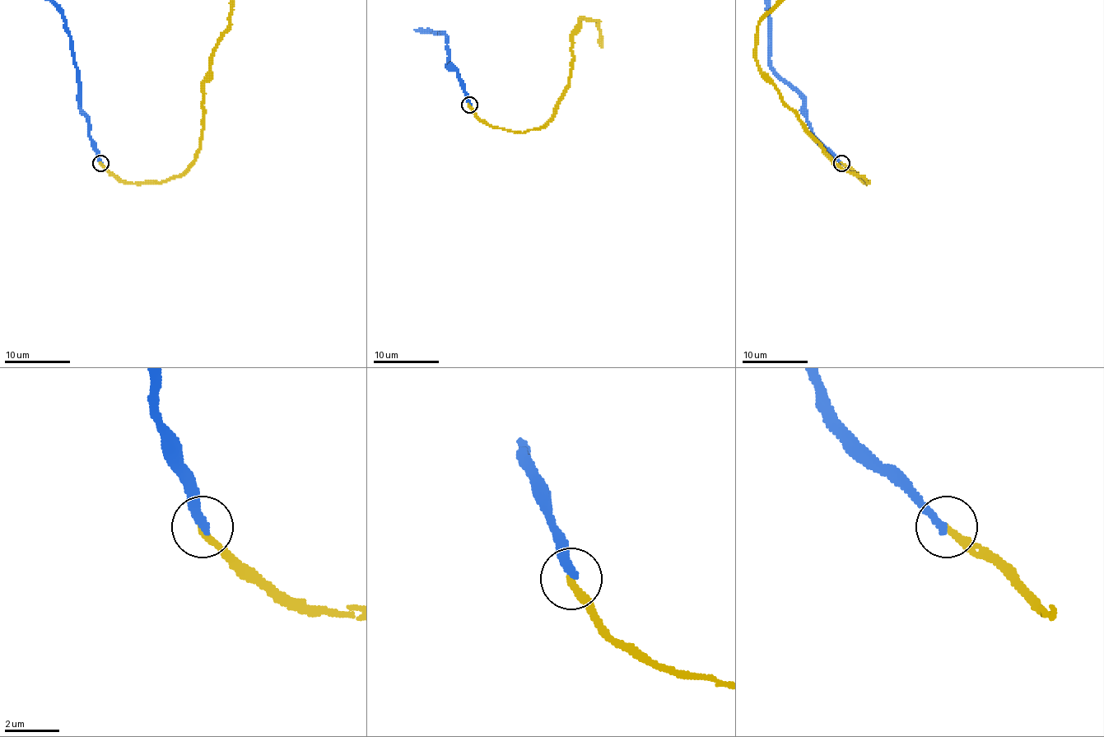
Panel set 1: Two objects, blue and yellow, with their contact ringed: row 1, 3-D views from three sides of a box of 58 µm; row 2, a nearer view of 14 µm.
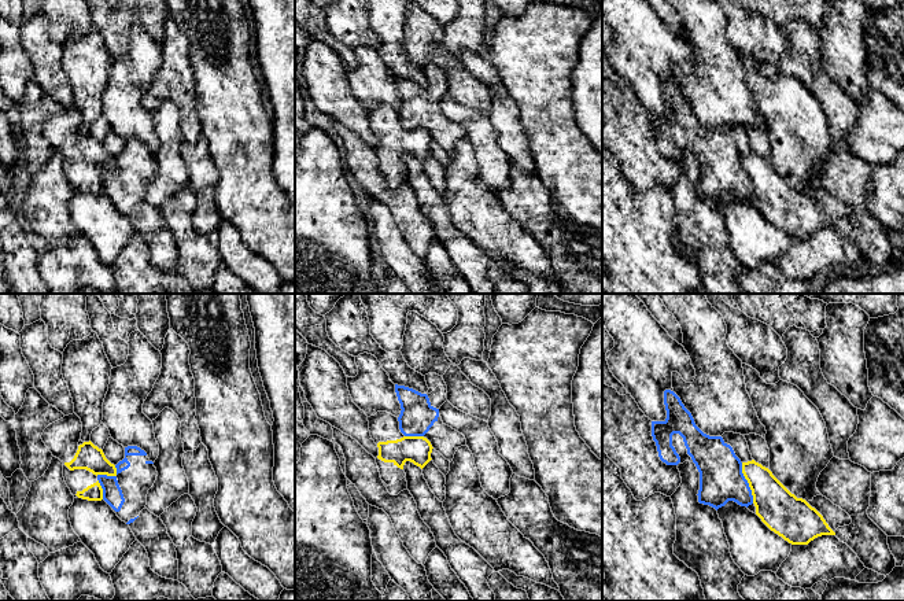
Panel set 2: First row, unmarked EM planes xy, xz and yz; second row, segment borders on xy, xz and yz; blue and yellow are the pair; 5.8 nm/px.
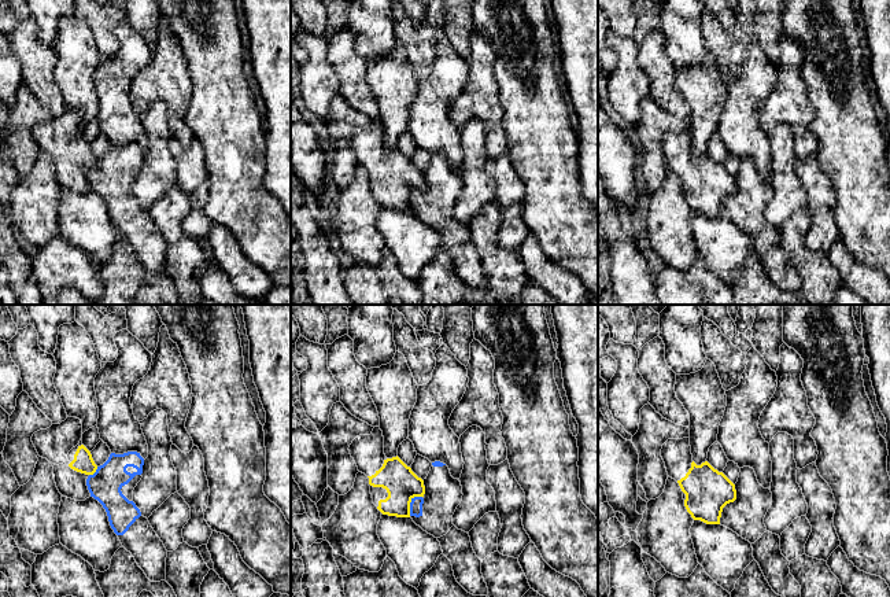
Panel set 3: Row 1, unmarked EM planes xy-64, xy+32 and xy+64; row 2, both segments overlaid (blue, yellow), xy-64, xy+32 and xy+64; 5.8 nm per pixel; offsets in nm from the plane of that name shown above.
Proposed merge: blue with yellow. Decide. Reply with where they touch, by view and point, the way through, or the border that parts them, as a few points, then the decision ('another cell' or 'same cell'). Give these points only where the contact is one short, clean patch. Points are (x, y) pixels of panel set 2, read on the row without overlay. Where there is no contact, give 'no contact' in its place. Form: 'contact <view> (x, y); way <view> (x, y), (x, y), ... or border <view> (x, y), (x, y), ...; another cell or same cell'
contact yz (748, 176); border yz (741, 155), (741, 163), (753, 195); another cell

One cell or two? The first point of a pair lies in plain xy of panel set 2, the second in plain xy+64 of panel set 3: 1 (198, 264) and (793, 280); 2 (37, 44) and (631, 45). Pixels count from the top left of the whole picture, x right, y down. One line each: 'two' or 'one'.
1: two
2: two

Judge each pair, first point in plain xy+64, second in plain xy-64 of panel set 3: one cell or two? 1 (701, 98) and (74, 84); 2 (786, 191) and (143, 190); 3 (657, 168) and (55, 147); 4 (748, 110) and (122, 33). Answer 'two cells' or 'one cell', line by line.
1: one cell
2: one cell
3: two cells
4: one cell

